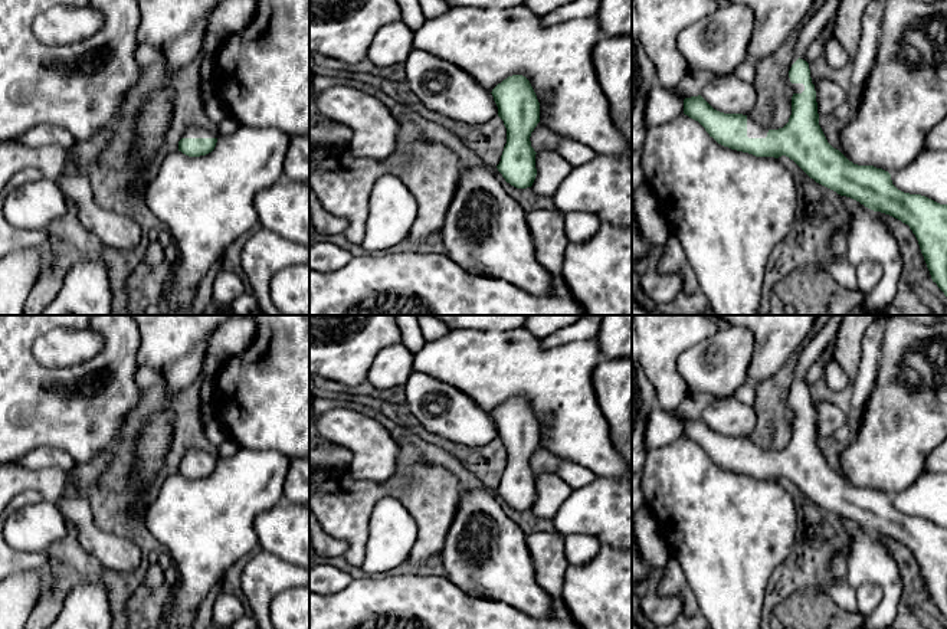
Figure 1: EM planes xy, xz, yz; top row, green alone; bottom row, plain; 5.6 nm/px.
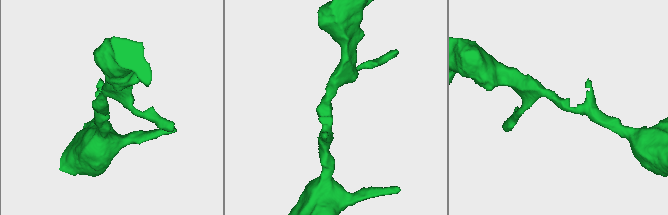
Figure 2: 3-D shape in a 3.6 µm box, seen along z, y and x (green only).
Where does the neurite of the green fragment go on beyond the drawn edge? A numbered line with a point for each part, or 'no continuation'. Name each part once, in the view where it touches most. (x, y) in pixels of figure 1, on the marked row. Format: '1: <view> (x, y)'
1: yz (753, 128)

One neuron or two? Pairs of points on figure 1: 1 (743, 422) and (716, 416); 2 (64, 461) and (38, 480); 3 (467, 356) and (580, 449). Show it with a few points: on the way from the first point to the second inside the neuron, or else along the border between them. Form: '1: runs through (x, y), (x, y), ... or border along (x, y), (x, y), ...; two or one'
1: runs through (736, 419), (723, 416); one
2: border along (20, 465), (59, 468), (66, 472); two
3: runs through (503, 364), (515, 364), (531, 372), (573, 413); one

